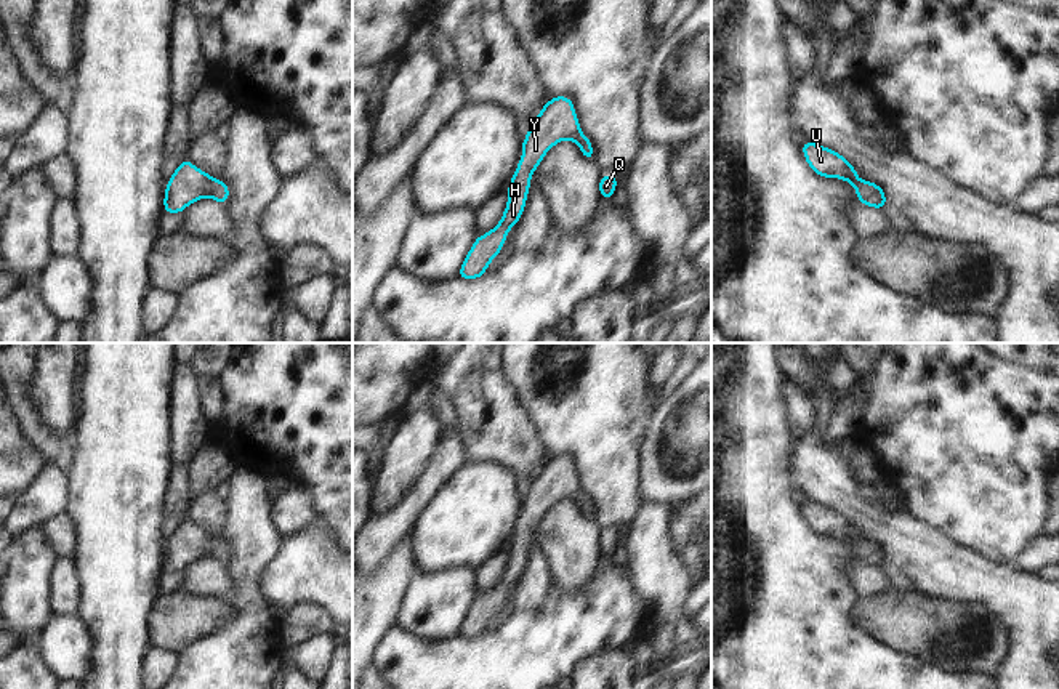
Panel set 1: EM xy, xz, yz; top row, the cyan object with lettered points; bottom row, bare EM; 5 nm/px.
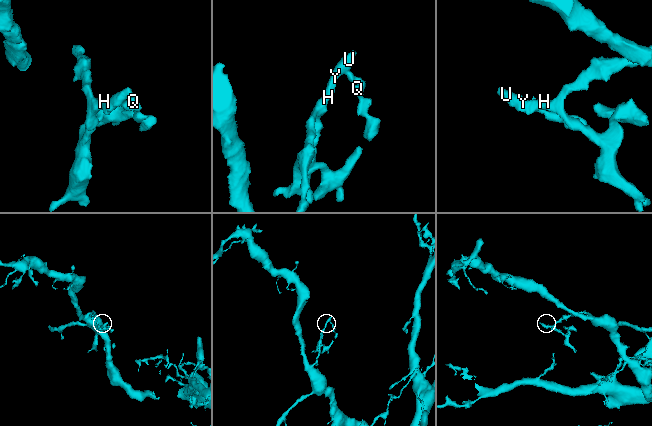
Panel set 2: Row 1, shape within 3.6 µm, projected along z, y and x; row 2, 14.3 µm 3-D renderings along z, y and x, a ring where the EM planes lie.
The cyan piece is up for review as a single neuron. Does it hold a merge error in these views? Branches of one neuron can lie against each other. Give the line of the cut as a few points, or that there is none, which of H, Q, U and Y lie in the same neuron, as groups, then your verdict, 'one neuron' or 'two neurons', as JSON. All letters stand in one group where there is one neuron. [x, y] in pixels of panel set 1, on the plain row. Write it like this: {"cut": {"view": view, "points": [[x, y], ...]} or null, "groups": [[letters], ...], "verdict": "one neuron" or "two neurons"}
{"cut": null, "groups": [["H", "Q", "U", "Y"]], "verdict": "one neuron"}

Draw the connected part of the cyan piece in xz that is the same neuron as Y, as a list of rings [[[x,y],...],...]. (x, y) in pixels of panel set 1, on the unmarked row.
[[[553,455],[542,466],[522,500],[522,519],[516,524],[516,534],[509,538],[508,564],[500,582],[487,593],[477,594],[471,610],[458,630],[458,638],[479,638],[485,633],[490,620],[503,607],[509,588],[519,580],[525,567],[530,534],[538,527],[545,513],[559,500],[575,500],[590,521],[594,519],[588,495],[580,492],[580,482],[574,461],[567,455]]]

